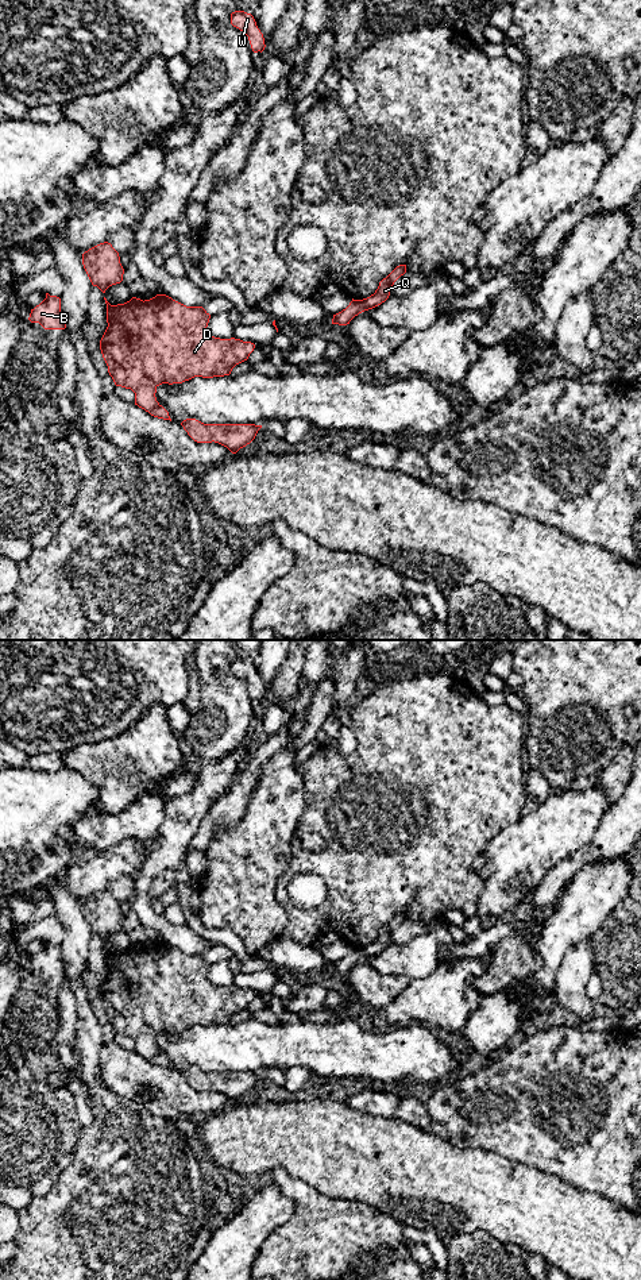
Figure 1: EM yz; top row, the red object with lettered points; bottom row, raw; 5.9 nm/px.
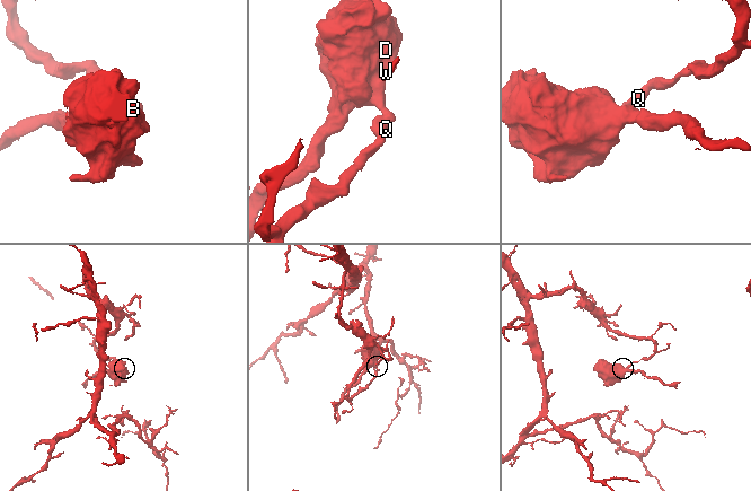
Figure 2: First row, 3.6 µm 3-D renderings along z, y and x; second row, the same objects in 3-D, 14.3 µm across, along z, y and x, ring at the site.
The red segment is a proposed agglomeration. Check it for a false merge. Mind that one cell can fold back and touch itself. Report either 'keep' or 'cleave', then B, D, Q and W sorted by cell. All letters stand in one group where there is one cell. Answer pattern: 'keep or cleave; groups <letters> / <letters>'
cleave; groups B D / Q W

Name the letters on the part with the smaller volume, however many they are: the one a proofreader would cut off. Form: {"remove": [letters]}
{"remove": ["B", "D"]}

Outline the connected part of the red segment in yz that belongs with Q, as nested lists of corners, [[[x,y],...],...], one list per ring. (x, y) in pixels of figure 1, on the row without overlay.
[[[406,913],[397,914],[386,926],[379,930],[378,937],[374,942],[367,946],[360,948],[362,956],[364,959],[372,957],[382,951],[385,951],[389,944],[394,930],[406,921]]]

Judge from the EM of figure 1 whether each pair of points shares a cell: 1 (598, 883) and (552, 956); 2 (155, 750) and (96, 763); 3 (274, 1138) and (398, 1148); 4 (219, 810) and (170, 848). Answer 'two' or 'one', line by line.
1: one
2: one
3: one
4: two

